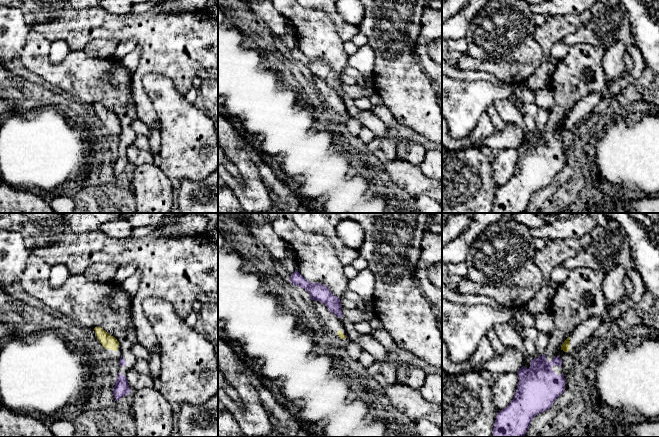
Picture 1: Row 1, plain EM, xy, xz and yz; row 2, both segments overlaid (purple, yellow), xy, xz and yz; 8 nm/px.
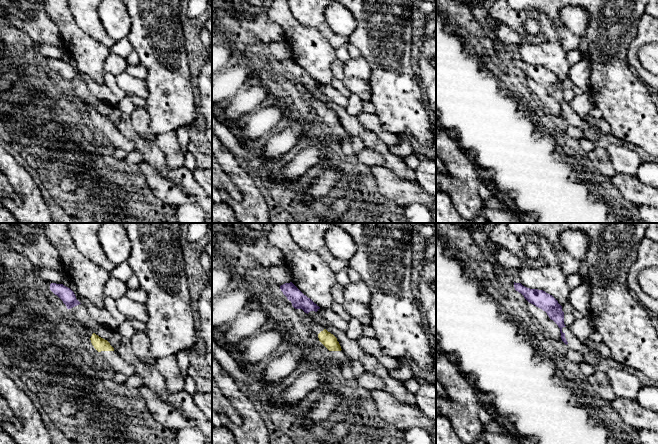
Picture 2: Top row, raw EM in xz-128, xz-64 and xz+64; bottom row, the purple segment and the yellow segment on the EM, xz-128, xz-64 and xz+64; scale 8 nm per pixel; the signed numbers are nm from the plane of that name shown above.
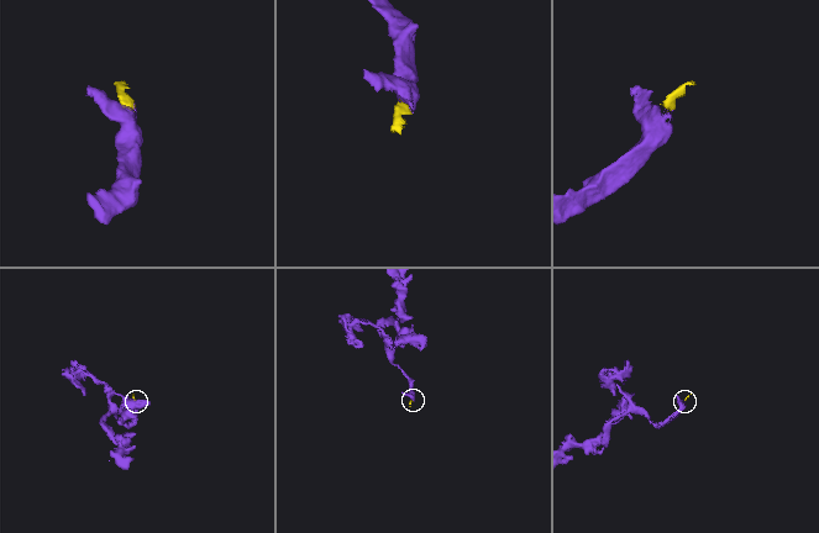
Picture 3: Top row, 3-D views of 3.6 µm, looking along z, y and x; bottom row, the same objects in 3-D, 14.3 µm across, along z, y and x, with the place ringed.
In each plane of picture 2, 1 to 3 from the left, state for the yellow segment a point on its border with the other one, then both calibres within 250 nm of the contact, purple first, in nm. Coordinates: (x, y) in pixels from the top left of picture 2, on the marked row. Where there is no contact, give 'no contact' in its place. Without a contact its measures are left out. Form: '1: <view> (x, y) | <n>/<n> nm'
1: no contact
2: no contact
3: no contact

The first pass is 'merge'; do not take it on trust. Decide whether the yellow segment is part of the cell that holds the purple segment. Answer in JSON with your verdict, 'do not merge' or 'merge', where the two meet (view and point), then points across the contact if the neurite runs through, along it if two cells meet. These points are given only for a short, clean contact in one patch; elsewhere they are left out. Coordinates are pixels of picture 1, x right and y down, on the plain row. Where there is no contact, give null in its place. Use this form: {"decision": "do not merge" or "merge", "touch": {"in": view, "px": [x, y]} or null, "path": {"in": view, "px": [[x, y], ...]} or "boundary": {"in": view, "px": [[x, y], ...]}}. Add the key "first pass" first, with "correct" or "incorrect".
{"first pass": "incorrect", "decision": "do not merge", "touch": {"in": "xz", "px": [346, 111]}, "boundary": {"in": "xz", "px": [[345, 111], [347, 113]]}}

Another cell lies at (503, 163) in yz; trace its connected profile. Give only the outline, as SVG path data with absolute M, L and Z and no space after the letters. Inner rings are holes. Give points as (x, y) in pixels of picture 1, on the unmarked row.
M503 149L494 152L490 161L494 180L498 187L506 184L513 176L518 159L519 152L517 149Z

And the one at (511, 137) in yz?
M506 123L503 130L494 131L491 136L481 139L475 148L480 149L482 146L488 146L494 152L503 149L517 149L523 140L523 129L514 123Z

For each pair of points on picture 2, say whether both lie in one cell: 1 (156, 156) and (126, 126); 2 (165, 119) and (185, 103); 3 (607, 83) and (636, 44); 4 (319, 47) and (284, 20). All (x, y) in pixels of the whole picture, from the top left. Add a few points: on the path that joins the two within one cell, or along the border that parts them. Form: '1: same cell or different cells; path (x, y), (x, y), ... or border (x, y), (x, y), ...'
1: same cell; path (148, 149), (132, 134)
2: same cell; path (170, 114), (180, 105)
3: different cells; border (635, 36), (628, 47), (626, 61), (639, 78)
4: same cell; path (310, 47), (291, 28)

